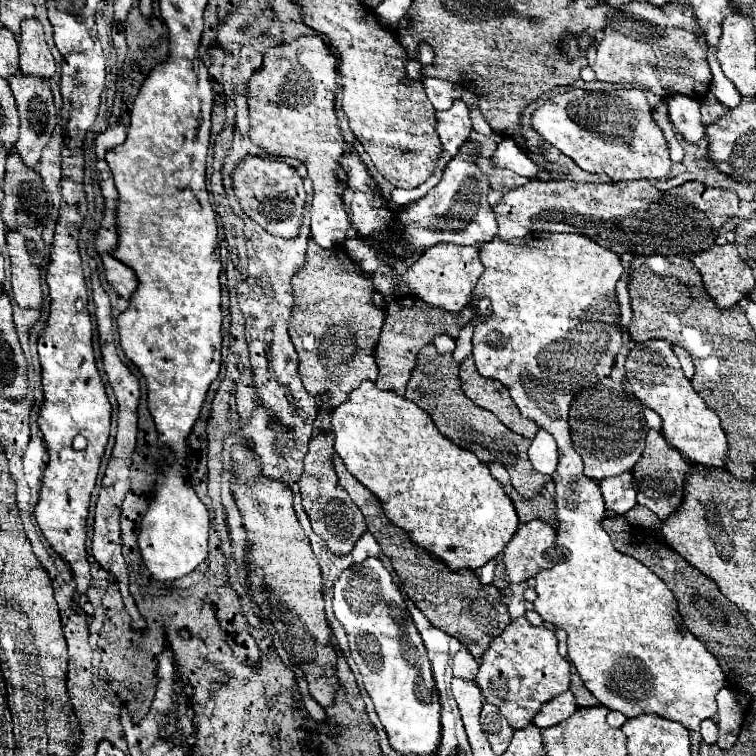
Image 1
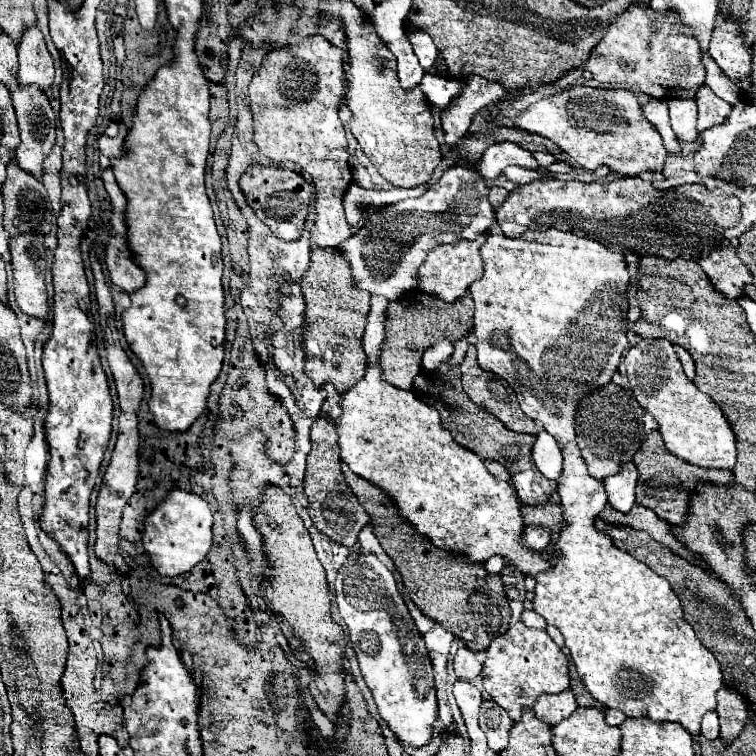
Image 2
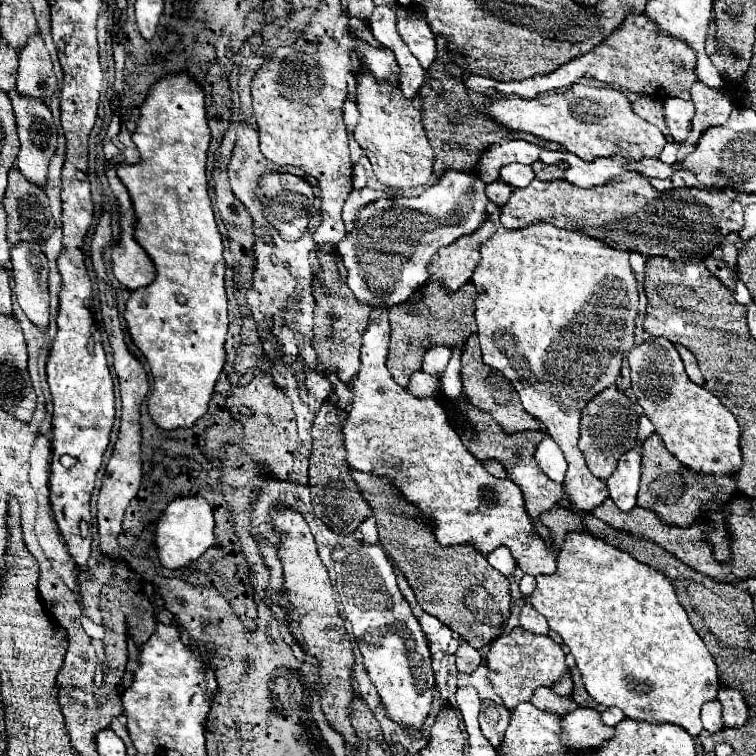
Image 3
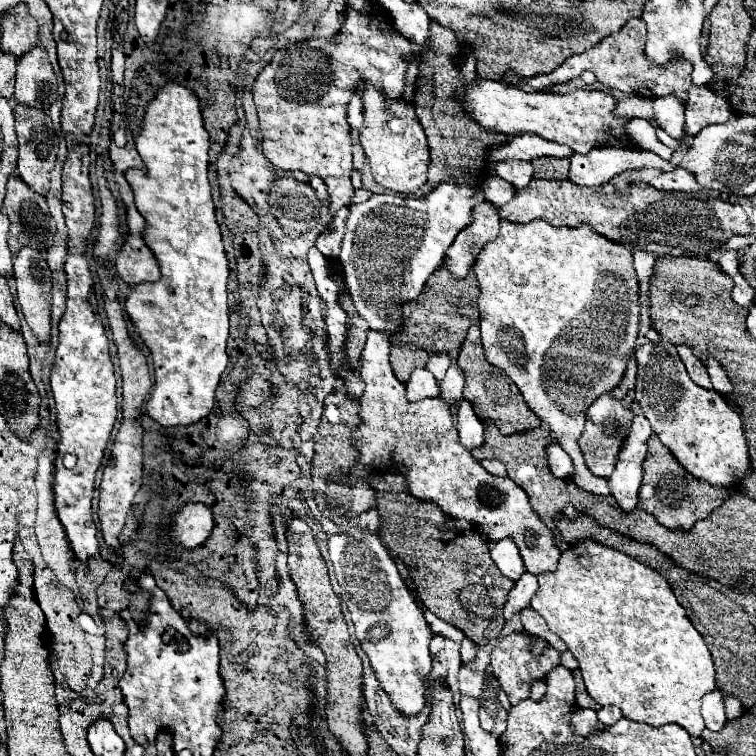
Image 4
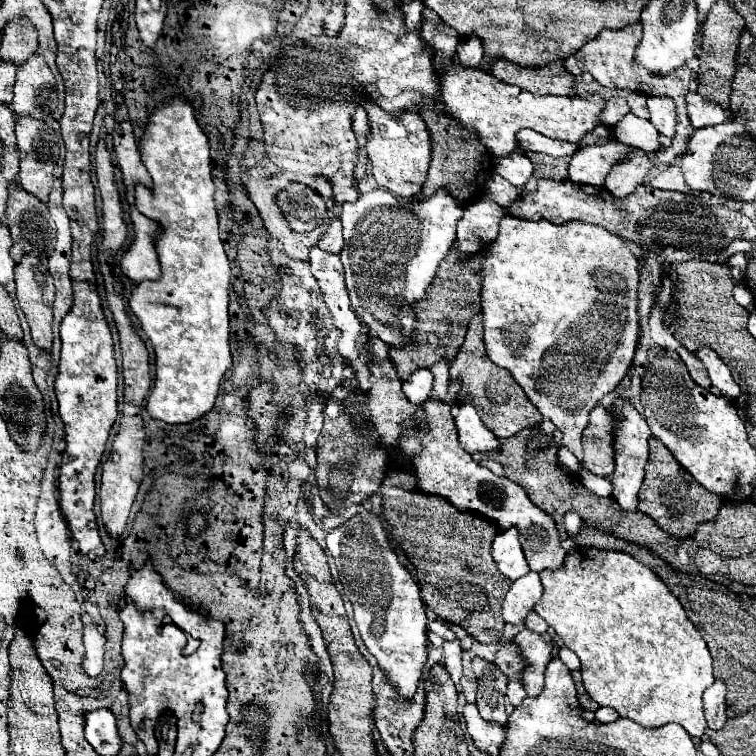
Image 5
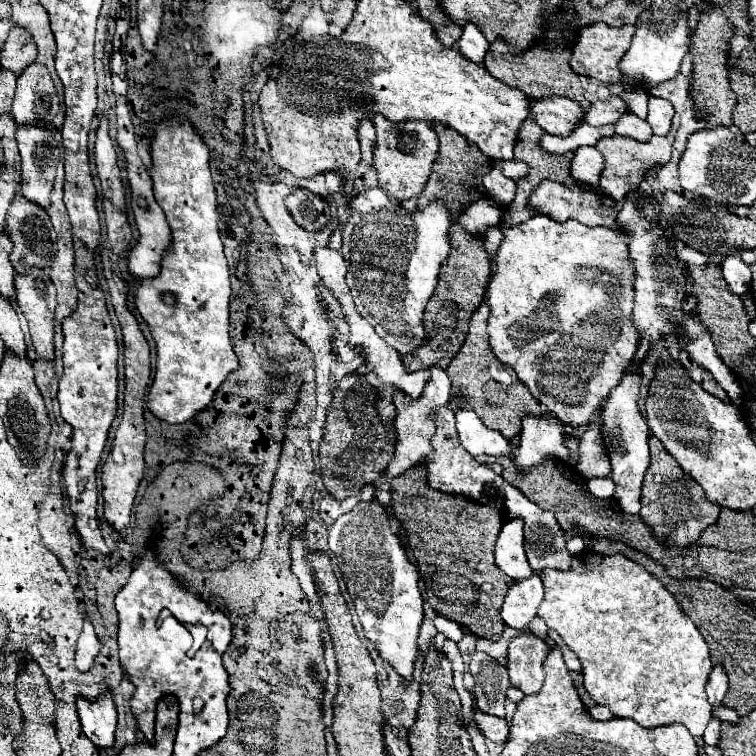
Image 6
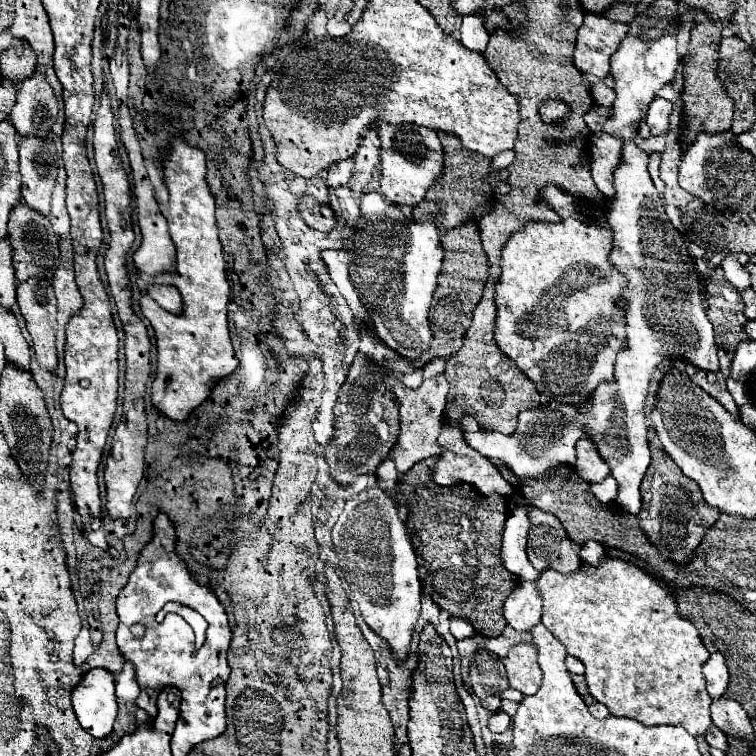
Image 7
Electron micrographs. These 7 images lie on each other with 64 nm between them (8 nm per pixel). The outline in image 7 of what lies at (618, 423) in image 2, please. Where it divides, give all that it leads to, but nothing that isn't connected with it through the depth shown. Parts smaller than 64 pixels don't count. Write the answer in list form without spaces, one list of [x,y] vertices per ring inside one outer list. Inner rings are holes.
[[[584,436],[584,438],[578,440],[576,456],[578,456],[576,470],[582,476],[582,480],[598,482],[598,480],[604,480],[610,474],[608,464],[598,454],[598,448],[596,448],[596,444],[590,436]]]

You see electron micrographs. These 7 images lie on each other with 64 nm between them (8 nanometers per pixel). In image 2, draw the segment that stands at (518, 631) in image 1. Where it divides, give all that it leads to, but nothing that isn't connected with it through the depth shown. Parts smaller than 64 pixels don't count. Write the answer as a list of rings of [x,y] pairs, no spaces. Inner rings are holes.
[[[516,622],[506,630],[506,634],[492,640],[480,676],[484,690],[492,700],[508,712],[512,722],[518,722],[522,712],[532,710],[542,694],[560,694],[568,690],[568,658],[560,652],[558,644],[546,630],[526,628],[522,622]]]

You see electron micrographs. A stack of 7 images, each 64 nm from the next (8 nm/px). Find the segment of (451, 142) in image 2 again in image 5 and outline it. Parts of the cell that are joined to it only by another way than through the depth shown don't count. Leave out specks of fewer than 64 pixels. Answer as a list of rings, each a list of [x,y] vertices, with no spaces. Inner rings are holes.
[[[640,22],[628,24],[622,30],[602,30],[596,40],[592,40],[582,50],[578,50],[576,54],[566,58],[566,72],[570,72],[572,76],[590,72],[596,78],[596,82],[600,82],[606,88],[632,90],[632,92],[640,92],[646,96],[670,96],[670,98],[674,98],[676,104],[686,102],[684,96],[688,94],[688,84],[692,80],[692,76],[690,76],[692,68],[688,64],[684,64],[666,76],[656,76],[656,74],[648,72],[644,66],[634,62],[634,50],[640,40],[642,40],[642,24]]]

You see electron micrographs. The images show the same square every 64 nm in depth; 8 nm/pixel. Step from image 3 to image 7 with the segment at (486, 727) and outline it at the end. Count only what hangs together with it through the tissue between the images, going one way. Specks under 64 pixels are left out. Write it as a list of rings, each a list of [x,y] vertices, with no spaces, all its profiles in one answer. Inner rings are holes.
[[[476,652],[470,662],[470,684],[486,710],[500,712],[500,694],[508,688],[508,676],[498,656],[490,652]]]

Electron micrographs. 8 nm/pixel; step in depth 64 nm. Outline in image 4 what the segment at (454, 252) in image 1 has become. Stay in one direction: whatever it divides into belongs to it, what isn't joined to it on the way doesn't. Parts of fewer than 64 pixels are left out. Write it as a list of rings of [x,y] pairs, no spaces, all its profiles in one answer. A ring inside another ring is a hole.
[[[478,204],[478,208],[474,208],[474,224],[464,228],[444,252],[442,268],[446,268],[456,280],[466,278],[484,244],[498,236],[498,222],[498,210],[492,204]]]

